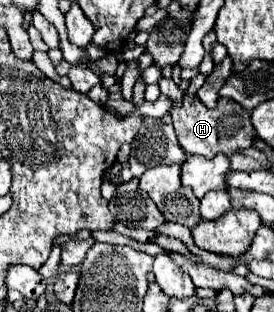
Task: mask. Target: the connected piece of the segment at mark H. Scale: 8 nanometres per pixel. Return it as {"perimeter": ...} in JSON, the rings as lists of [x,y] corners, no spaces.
{"perimeter":[[[185,95],[183,107],[173,111],[173,127],[179,139],[179,145],[189,155],[203,155],[207,159],[215,157],[219,151],[231,157],[237,149],[245,149],[255,145],[257,135],[255,127],[251,123],[251,111],[241,109],[237,101],[219,97],[219,103],[215,109],[207,109],[197,95]]]}

